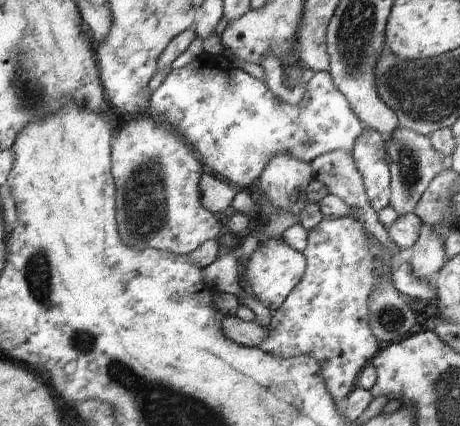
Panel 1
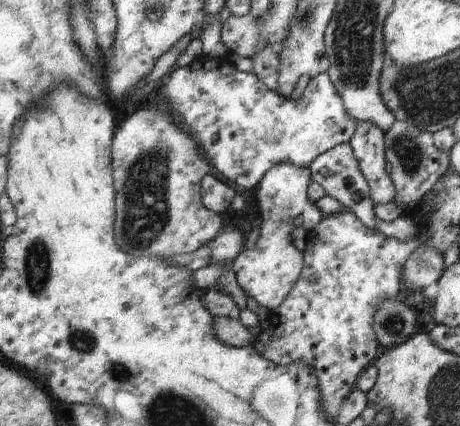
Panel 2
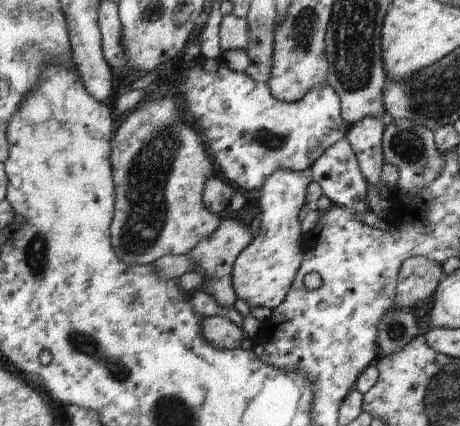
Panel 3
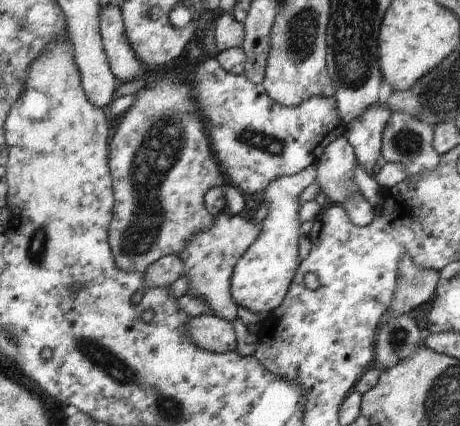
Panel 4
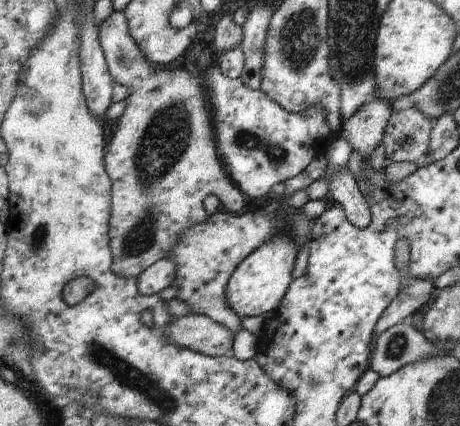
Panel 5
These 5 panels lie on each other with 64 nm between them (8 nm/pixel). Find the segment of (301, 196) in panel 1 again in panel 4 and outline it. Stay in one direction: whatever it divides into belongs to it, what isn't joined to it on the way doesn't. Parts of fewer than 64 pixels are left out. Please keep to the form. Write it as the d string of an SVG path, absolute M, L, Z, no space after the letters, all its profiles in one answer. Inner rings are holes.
M312 164L298 174L280 176L266 186L264 203L268 206L268 215L262 221L262 232L238 260L229 281L229 293L236 306L258 314L271 313L282 304L290 283L294 280L296 269L301 263L298 256L298 238L301 234L309 236L314 224L314 219L303 223L299 220L300 194L314 183L316 183L316 166Z

